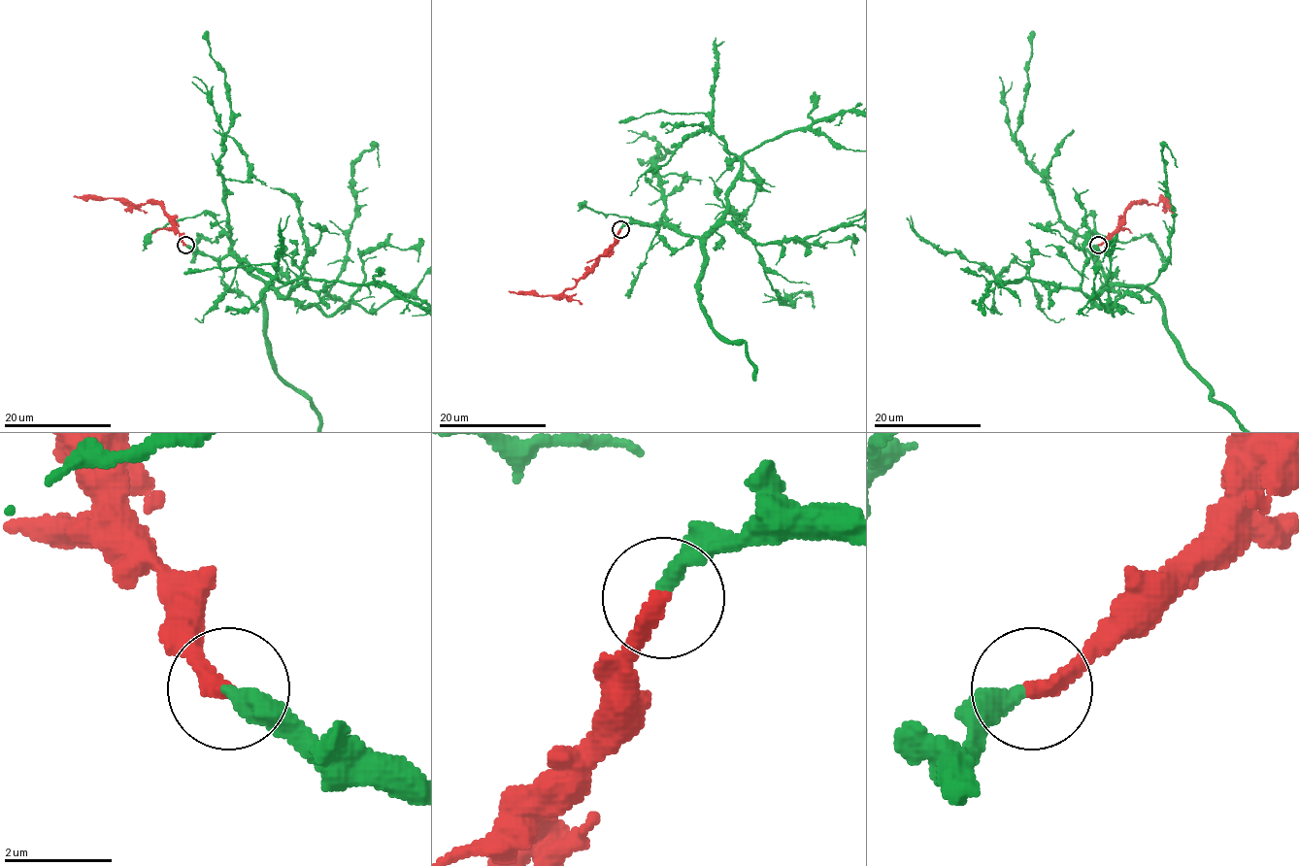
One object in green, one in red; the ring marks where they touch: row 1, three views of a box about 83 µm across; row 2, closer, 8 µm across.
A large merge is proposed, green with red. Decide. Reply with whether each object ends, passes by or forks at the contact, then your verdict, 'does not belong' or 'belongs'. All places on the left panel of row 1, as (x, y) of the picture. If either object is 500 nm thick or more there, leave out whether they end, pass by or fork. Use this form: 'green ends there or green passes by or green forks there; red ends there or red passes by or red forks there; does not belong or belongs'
green ends there; red ends there; belongs

